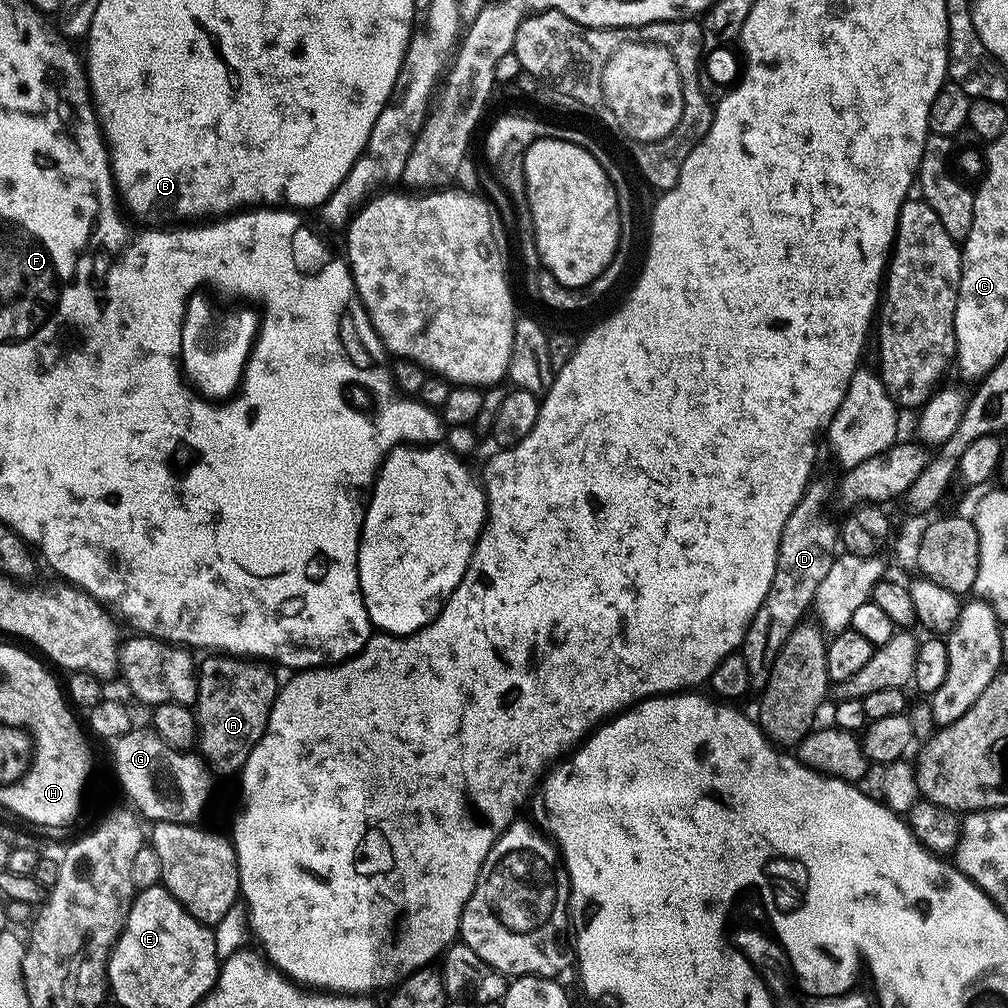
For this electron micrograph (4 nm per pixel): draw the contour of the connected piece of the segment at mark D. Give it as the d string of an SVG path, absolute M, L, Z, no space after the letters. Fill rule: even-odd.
M809 483L804 497L798 506L786 518L786 526L782 530L782 538L776 555L774 582L770 582L770 590L766 598L762 598L762 606L758 606L758 614L750 622L744 635L742 655L749 671L751 687L763 688L776 655L783 644L790 638L791 632L802 624L804 615L809 615L815 605L818 586L822 586L822 578L830 571L830 566L838 555L838 528L824 520L824 502L828 498L828 488L824 484Z

